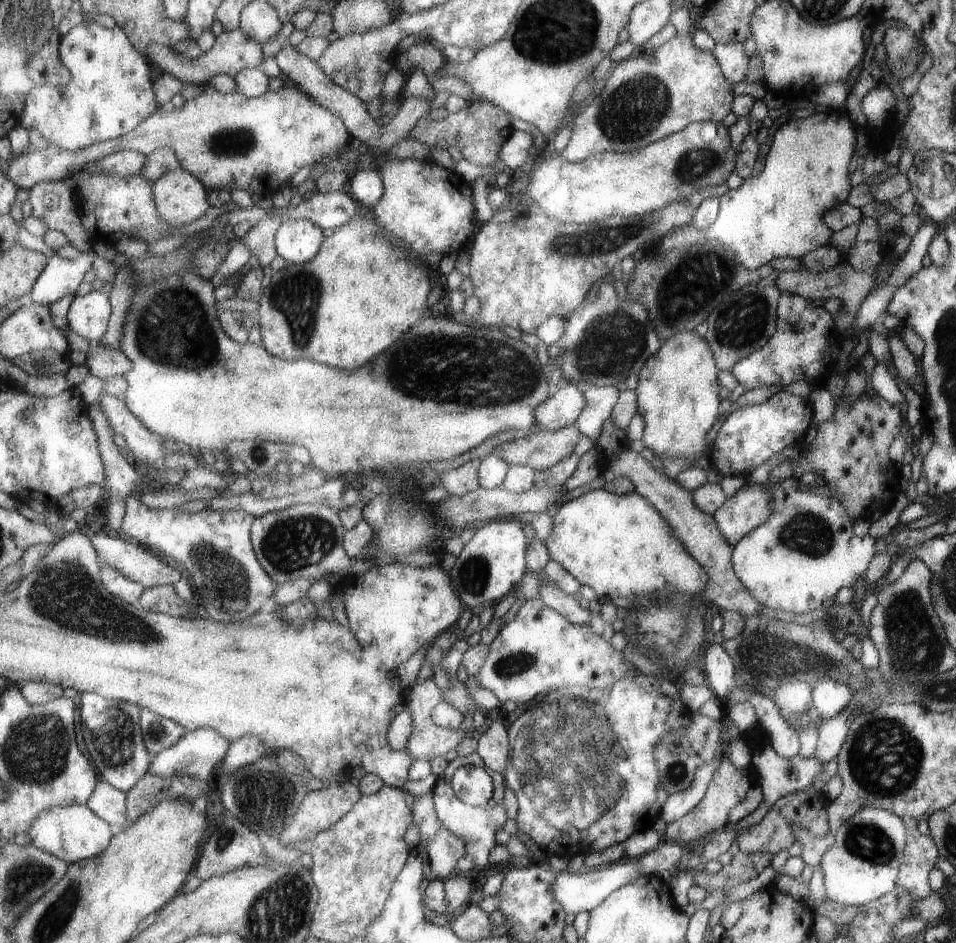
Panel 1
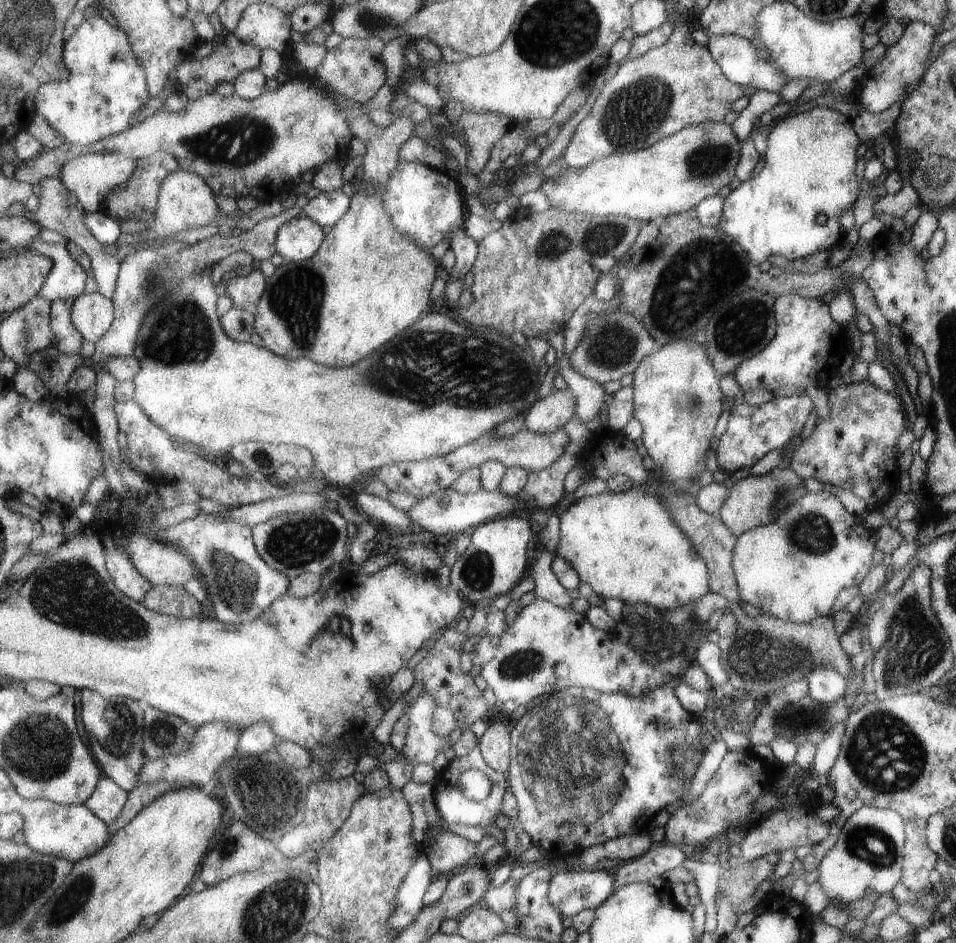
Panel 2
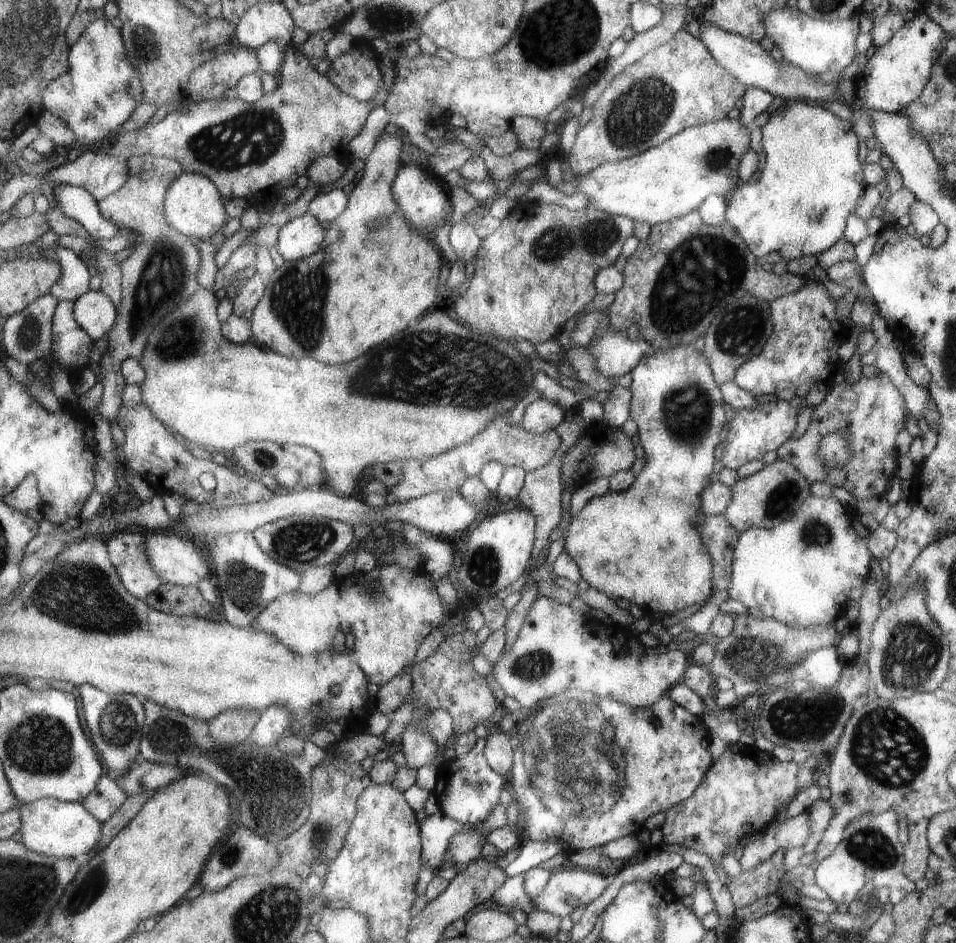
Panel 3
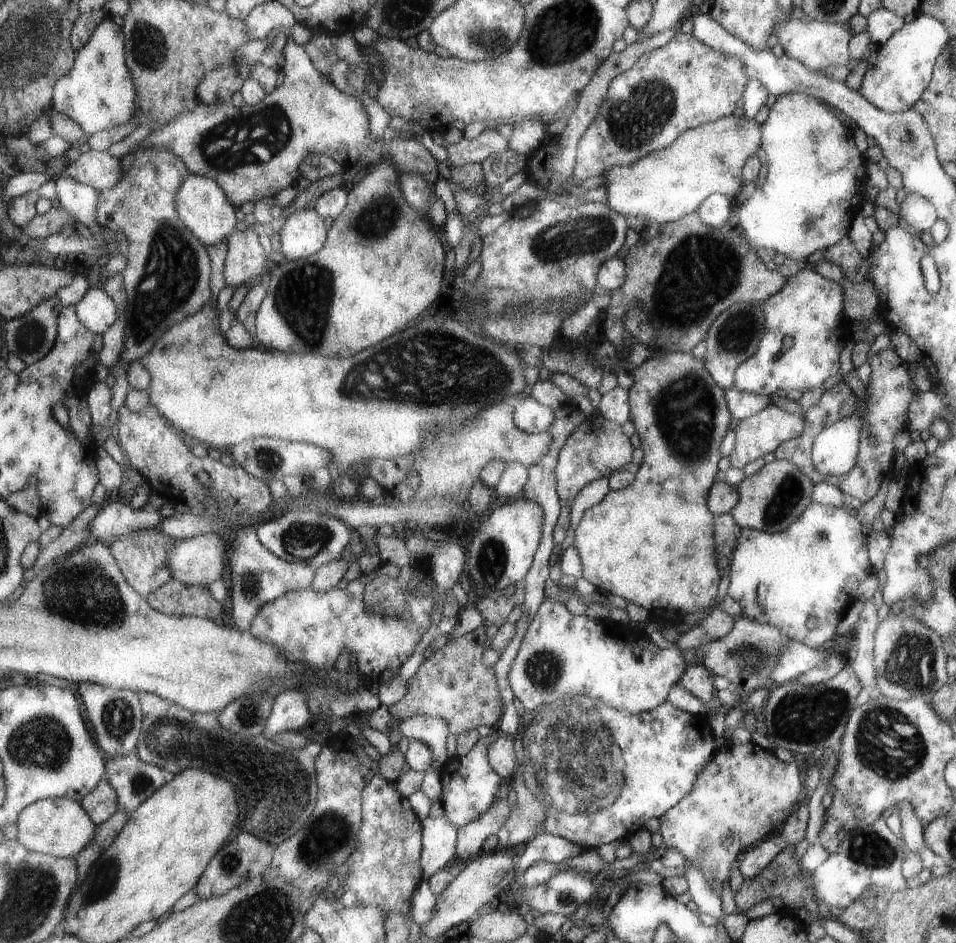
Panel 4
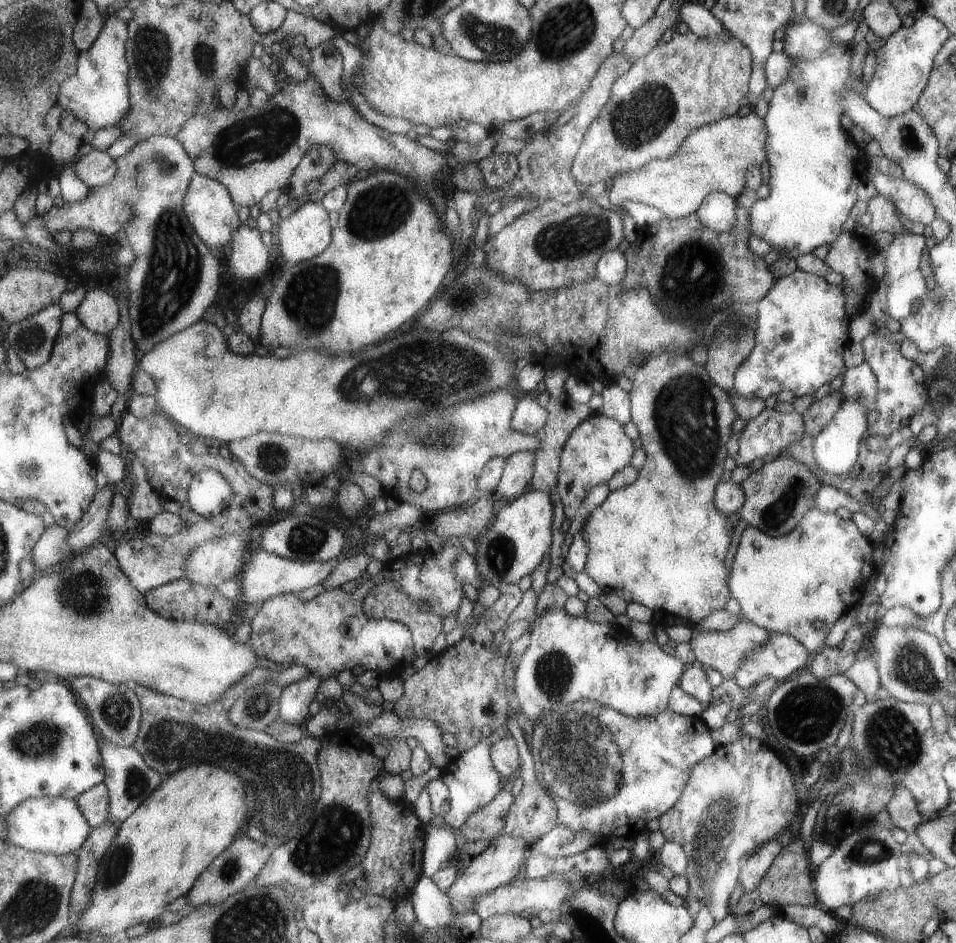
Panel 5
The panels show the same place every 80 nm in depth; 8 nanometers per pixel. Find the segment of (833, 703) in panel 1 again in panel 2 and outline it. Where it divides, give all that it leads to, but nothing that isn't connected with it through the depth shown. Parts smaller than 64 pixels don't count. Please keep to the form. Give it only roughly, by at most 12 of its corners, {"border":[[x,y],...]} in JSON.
{"border":[[825,663],[803,680],[808,695],[828,705],[847,692],[846,680]]}

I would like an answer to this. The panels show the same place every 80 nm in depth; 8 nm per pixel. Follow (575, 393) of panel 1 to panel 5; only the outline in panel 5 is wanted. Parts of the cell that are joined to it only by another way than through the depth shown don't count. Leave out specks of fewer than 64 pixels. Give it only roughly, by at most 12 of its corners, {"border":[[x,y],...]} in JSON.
{"border":[[522,394],[513,409],[512,427],[535,435],[548,410],[535,395]]}

